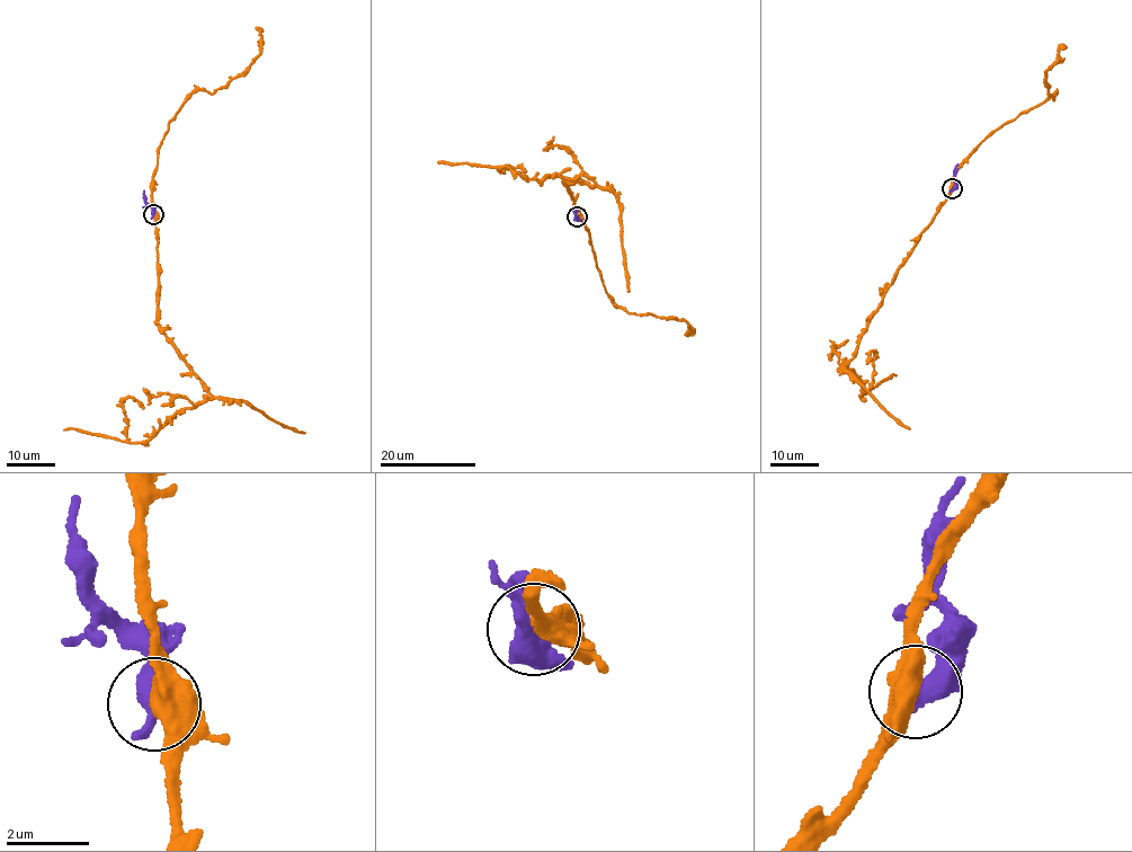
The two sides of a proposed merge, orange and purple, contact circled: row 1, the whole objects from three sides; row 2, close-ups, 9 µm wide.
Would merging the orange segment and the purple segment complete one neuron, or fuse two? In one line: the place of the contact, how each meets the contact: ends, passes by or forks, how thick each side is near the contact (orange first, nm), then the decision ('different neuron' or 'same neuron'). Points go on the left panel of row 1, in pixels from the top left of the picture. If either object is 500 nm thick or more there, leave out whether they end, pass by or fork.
(153, 214) | 500/550 nm | different neuron

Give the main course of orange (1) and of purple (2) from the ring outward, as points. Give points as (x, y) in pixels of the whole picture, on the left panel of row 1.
1: (153, 214), (158, 264), (157, 320), (210, 396), (190, 408), (180, 408), (146, 441), (135, 443), (63, 429)
2: (153, 214), (143, 189)

